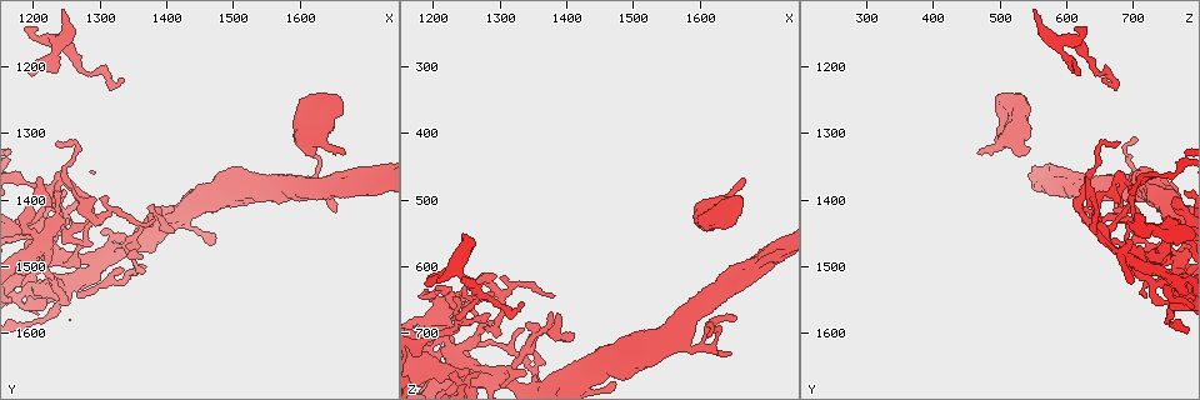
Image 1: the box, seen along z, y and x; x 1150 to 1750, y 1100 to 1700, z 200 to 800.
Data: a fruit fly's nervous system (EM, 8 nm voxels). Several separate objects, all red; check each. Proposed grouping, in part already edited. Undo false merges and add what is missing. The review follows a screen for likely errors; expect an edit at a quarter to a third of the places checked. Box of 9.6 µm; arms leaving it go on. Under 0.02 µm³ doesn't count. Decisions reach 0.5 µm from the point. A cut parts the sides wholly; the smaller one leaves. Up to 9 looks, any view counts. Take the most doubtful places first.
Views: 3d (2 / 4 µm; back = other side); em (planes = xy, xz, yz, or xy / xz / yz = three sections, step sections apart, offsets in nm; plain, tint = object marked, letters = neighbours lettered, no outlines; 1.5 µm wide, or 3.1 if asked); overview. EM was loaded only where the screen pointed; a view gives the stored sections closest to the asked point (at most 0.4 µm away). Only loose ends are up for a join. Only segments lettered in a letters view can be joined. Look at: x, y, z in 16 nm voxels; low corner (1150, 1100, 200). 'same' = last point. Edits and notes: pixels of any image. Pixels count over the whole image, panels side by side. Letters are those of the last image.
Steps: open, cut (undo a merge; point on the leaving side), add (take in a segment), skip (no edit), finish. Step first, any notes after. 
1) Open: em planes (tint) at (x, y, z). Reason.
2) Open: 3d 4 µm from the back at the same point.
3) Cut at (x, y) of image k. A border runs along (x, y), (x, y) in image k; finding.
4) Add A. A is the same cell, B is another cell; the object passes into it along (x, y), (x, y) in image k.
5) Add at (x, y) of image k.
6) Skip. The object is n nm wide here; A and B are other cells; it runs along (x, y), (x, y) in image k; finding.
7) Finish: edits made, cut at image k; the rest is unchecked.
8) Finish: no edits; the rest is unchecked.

Open: 3d 2 µm at (1340, 1470, 725). A narrow waist.

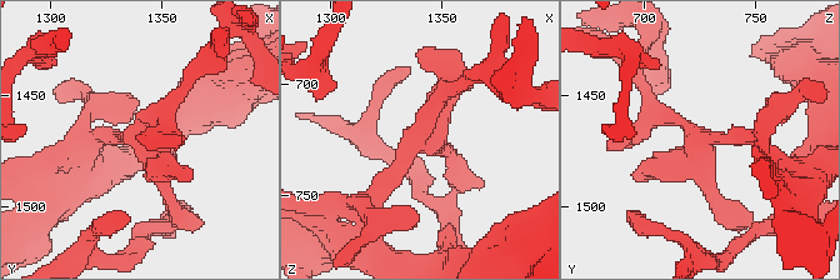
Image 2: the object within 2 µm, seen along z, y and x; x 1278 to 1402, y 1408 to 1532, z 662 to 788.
Open: em xy step 8 (tint) at (1340, 1471, 726).

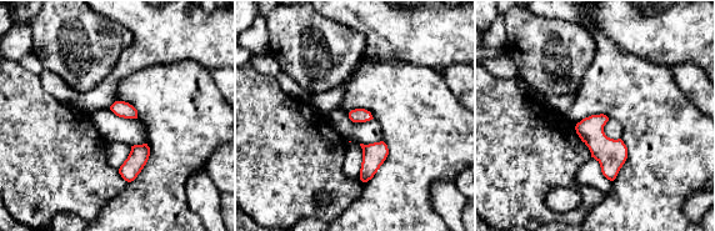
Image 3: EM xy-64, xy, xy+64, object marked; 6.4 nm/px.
Open: em planes (letters) at the same point.

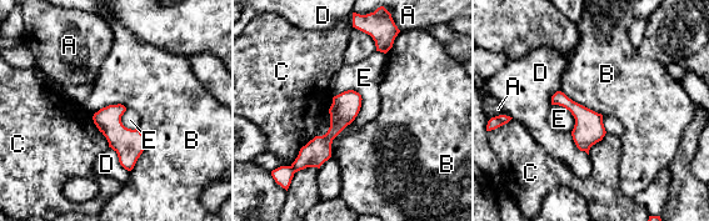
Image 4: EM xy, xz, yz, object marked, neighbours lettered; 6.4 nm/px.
Skip. The longest contact is with B, 280 nm; A, B, C, D and E are other cells; one neuron here.

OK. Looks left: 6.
Open: em planes (plain) at (1205, 1370, 630). Tapers out.

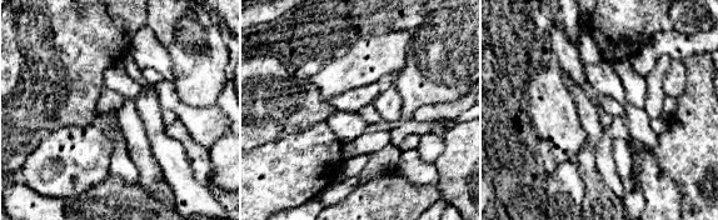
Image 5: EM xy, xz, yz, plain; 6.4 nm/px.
Open: em planes (tint) at the same point.

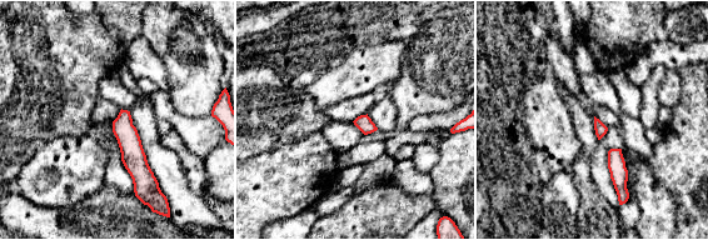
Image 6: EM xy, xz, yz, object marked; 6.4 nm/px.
Open: em planes (letters) at the same point. See the neighbours.

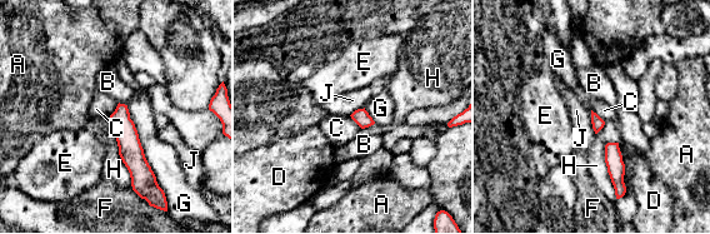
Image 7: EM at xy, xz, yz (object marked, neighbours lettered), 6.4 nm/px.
Skip. The object is 80 nm wide here; A, B, C, D, E, F, G, H and J are other cells; no lettered segment goes on from it.

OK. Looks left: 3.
Open: em planes (letters) at (1195, 1495, 705). Arms part here.

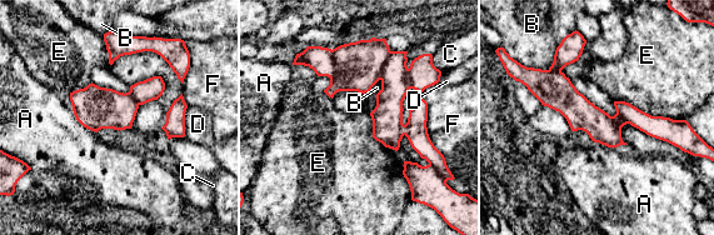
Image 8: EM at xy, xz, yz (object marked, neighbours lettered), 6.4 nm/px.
Skip. The object is 200 nm wide here; A, B, C, D, E and F are other cells; it runs along (532, 88), (593, 120), (674, 125) in image 8; all the same neuron.

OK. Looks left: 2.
Open: 3d 4 µm from the back at (1660, 1330, 470). Free end.

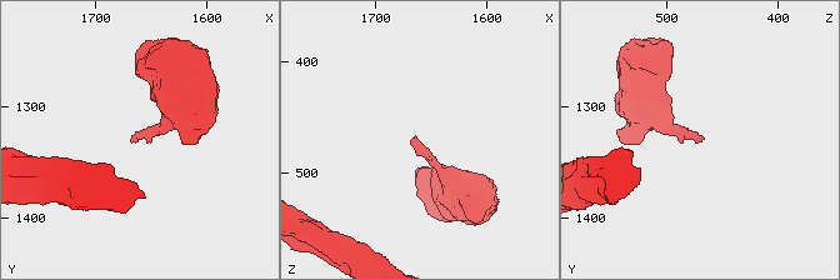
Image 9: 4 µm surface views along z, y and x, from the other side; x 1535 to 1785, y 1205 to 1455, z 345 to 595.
Open: em planes (letters) at (1660, 1328, 468). Shape alone is not enough.

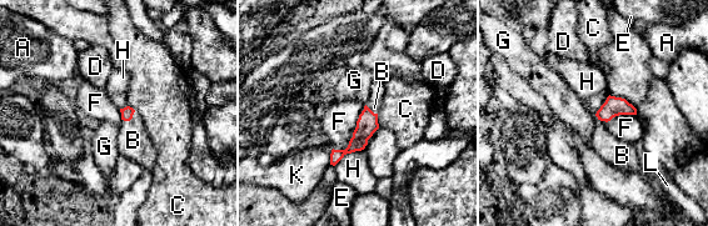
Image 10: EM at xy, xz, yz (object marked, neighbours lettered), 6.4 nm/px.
Add B. B is the same cell, A, C, D, E, F, G, H, K and L are other cells; the object passes into it along (126, 112), (129, 120), (133, 140) in image 10; it goes on there.

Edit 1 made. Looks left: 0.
Finish: edits made, add at image 10; the rest is unchecked.

